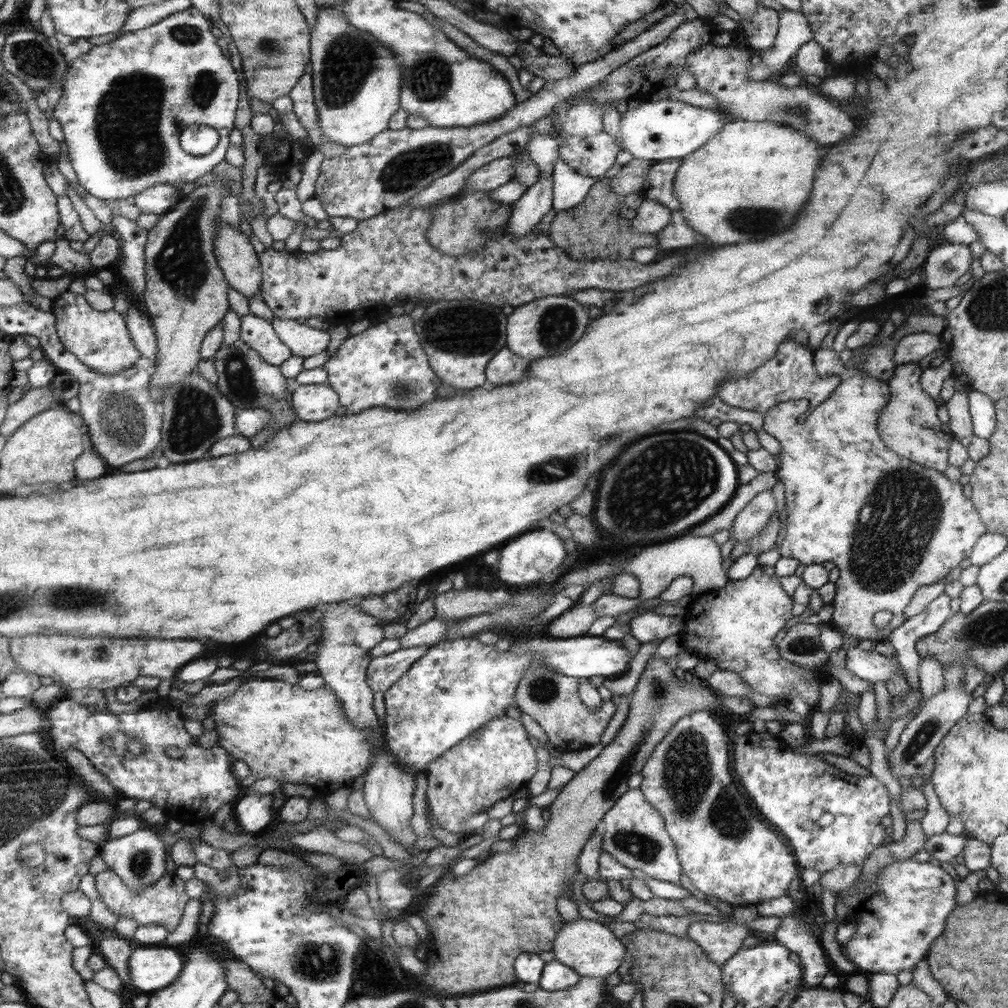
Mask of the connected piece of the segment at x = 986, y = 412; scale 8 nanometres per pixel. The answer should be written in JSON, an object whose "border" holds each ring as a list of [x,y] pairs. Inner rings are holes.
{"border":[[[969,391],[968,398],[968,414],[972,424],[972,434],[977,438],[988,438],[995,430],[995,411],[993,401],[988,399],[985,394],[977,391]]]}

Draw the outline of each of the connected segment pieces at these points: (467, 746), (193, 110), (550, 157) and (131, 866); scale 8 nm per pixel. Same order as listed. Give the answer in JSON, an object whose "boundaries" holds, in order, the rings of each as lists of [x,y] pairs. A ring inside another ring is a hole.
{"boundaries":[[[[506,715],[489,719],[450,750],[425,766],[426,804],[437,824],[451,834],[463,834],[466,818],[489,810],[495,802],[525,788],[537,770],[533,746],[521,722]]],[[[191,6],[143,30],[95,45],[73,61],[53,117],[62,127],[68,156],[85,191],[103,202],[131,201],[133,196],[156,184],[193,183],[224,160],[239,82],[229,60],[215,44],[215,36],[209,32],[211,23]],[[170,106],[177,106],[179,111],[170,112]],[[193,125],[205,125],[218,133],[217,145],[205,156],[190,156],[179,147],[181,129]]],[[[531,134],[524,148],[531,163],[539,169],[537,180],[549,179],[553,173],[553,163],[557,161],[558,140],[542,134]]],[[[139,826],[134,832],[101,844],[104,862],[113,869],[126,883],[133,894],[139,889],[154,883],[165,872],[165,846],[153,832]]]]}

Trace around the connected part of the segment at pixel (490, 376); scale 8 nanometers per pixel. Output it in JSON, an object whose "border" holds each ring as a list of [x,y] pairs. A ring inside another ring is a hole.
{"border":[[[506,346],[499,350],[486,364],[486,385],[505,386],[519,382],[526,373],[529,362],[513,354]]]}

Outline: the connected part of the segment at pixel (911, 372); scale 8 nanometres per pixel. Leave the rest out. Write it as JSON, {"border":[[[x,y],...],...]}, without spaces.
{"border":[[[918,363],[897,365],[894,368],[894,375],[886,382],[889,391],[887,402],[877,416],[877,434],[885,448],[897,456],[942,473],[948,464],[948,446],[955,436],[948,424],[941,424],[938,420],[935,413],[938,404],[920,389],[921,373],[922,368]]]}

